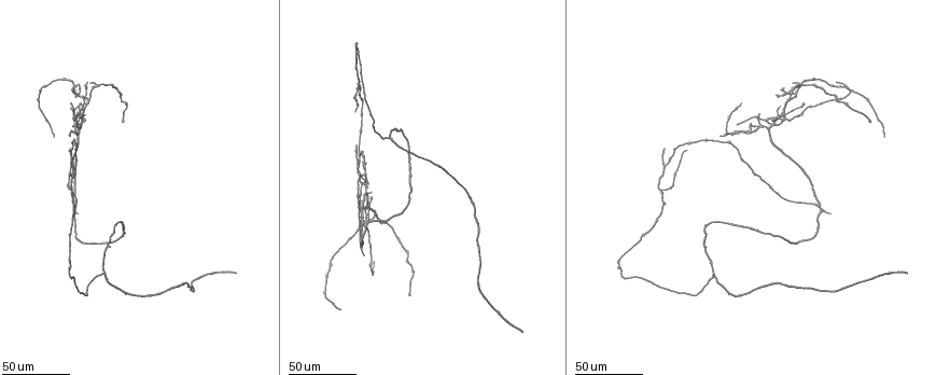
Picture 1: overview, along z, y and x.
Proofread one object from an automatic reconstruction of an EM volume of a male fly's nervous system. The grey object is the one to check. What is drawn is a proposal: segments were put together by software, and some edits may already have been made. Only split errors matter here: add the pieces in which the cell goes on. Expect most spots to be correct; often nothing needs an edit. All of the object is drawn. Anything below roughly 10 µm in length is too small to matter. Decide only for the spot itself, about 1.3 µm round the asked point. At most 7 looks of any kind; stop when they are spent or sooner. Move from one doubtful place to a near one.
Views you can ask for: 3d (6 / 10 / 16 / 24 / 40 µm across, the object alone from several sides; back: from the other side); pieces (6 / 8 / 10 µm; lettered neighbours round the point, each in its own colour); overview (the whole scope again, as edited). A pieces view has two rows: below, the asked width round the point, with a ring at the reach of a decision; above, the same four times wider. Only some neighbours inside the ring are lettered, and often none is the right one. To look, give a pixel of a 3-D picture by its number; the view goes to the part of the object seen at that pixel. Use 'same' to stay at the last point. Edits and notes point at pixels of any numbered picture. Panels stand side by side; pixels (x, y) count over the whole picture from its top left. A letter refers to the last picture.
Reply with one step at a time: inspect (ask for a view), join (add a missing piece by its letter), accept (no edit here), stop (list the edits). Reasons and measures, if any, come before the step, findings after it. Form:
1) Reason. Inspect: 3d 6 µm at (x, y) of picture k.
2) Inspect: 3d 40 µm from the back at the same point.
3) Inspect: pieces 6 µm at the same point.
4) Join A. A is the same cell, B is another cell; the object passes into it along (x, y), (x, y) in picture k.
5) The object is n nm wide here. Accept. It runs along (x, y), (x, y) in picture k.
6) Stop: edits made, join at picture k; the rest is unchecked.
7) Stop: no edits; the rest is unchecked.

An open end. Inspect: 3d 40 µm at (395, 130) of picture 1.

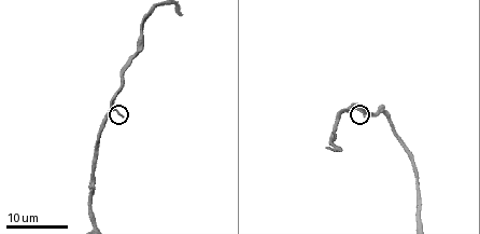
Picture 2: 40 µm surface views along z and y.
Inspect: pieces 10 µm at (364, 115) of picture 2.

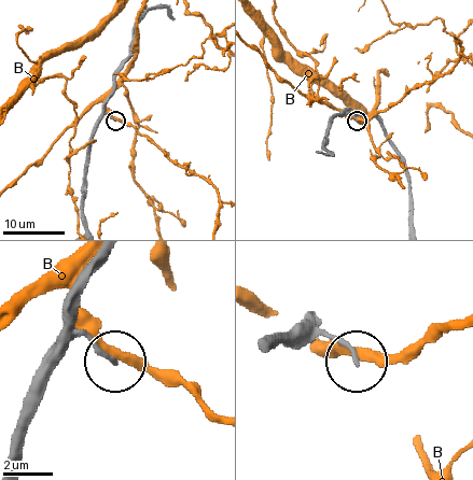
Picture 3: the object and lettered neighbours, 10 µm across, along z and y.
The object is 160 nm wide here. Accept. B is another cell; it runs along (103, 264), (77, 295), (74, 320), (115, 361) in picture 3; none of them fits.

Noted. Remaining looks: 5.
Long arm stops here. Inspect: 3d 40 µm at (685, 150) of picture 1.

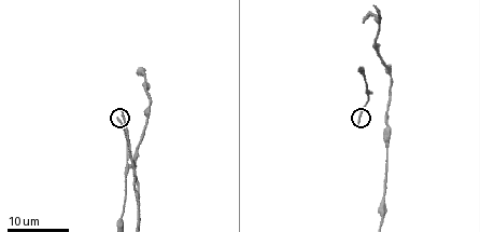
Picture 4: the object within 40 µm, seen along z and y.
Inspect: pieces 8 µm at (360, 124) of picture 4.

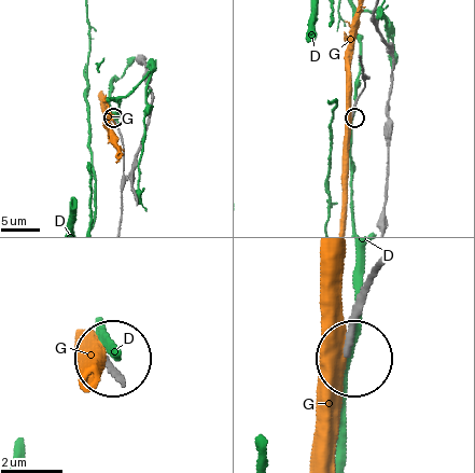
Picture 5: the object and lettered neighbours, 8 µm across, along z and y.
Accept. D and G are other cells; no lettered piece goes on from it.

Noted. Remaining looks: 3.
An open end. Inspect: 3d 24 µm at (122, 108) of picture 4.

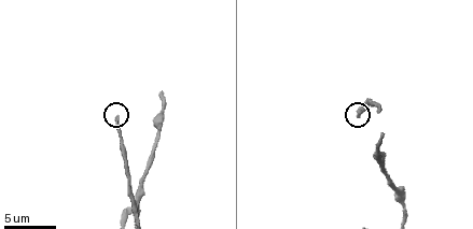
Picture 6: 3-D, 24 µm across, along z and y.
Inspect: pieces 6 µm at (119, 117) of picture 6.

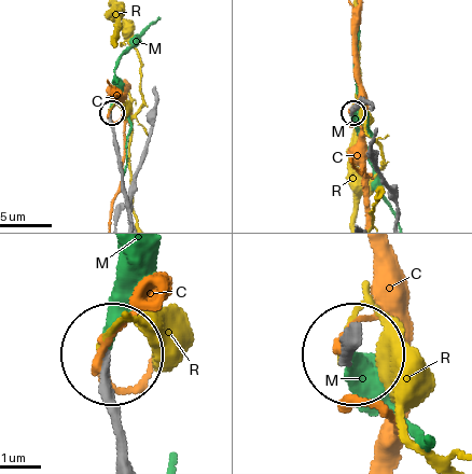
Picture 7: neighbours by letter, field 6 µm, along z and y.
Join M. M is the same cell, C and R are other cells; it goes on there.

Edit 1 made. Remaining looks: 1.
Stop: edits made, join at picture 7; the rest is unchecked.

